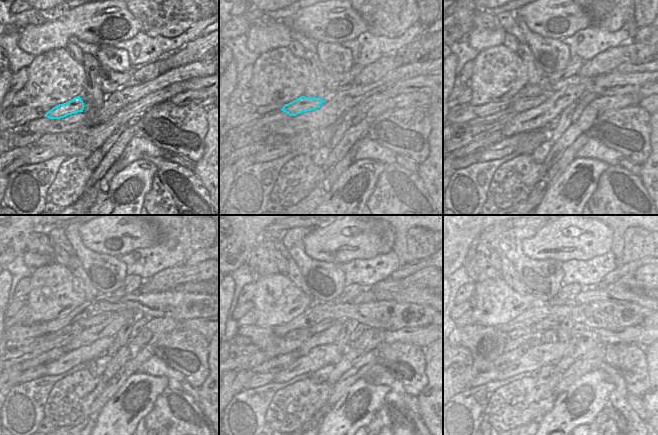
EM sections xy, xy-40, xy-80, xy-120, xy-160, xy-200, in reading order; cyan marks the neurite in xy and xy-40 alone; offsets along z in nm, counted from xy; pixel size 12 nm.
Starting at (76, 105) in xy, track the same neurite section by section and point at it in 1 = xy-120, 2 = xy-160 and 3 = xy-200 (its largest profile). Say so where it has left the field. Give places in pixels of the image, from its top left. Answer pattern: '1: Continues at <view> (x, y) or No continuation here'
1: Continues at xy-120 (83, 323)
2: Continues at xy-160 (324, 324)
3: Continues at xy-200 (551, 323)

